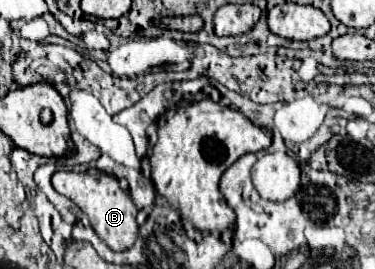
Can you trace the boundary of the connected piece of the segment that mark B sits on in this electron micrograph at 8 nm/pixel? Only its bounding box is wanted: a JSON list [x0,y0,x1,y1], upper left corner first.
[52,171,138,251]

